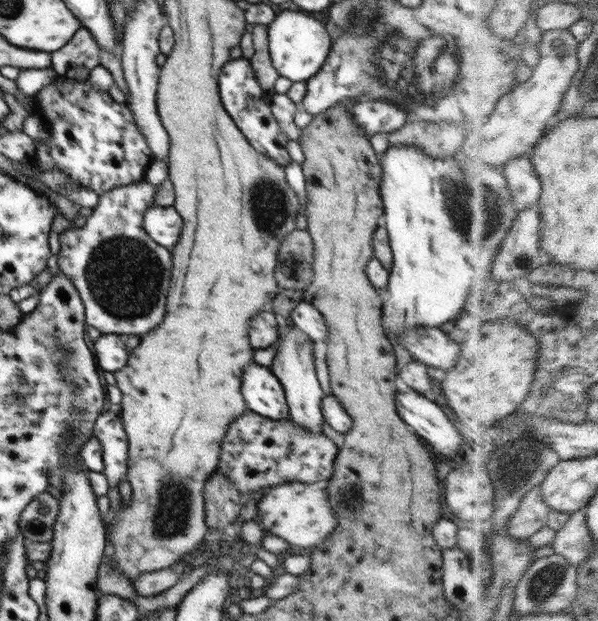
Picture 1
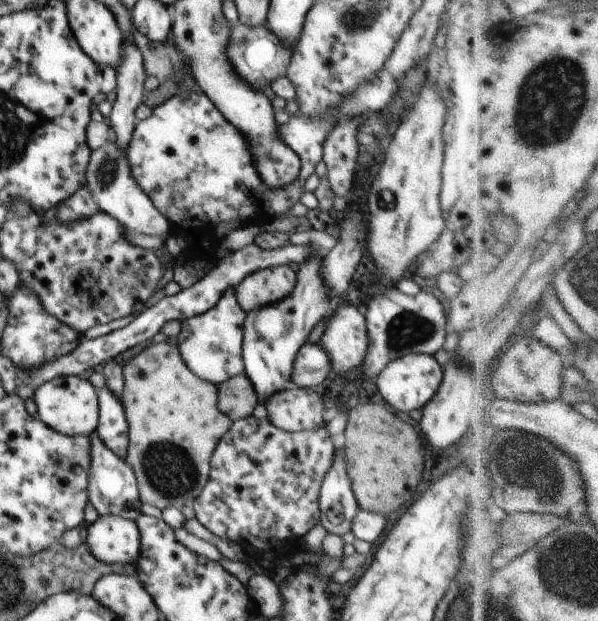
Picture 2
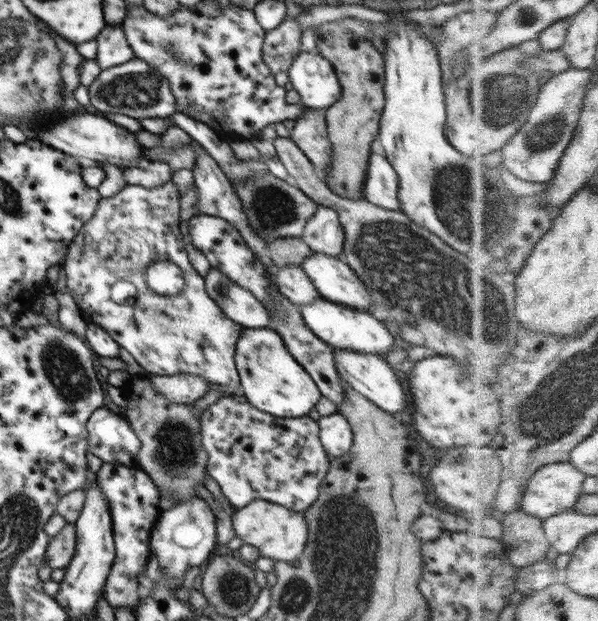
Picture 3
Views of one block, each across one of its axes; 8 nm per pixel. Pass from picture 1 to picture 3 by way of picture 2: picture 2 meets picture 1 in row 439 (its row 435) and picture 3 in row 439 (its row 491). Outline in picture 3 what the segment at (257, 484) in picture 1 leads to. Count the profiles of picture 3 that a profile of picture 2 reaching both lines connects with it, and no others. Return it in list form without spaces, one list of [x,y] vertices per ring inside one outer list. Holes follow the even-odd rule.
[[[243,394],[222,397],[208,406],[200,417],[202,446],[208,453],[207,474],[218,482],[222,494],[234,508],[242,508],[253,500],[266,500],[284,505],[296,512],[306,512],[319,497],[319,488],[329,471],[331,459],[319,439],[319,424],[308,415],[276,417],[249,404]]]

